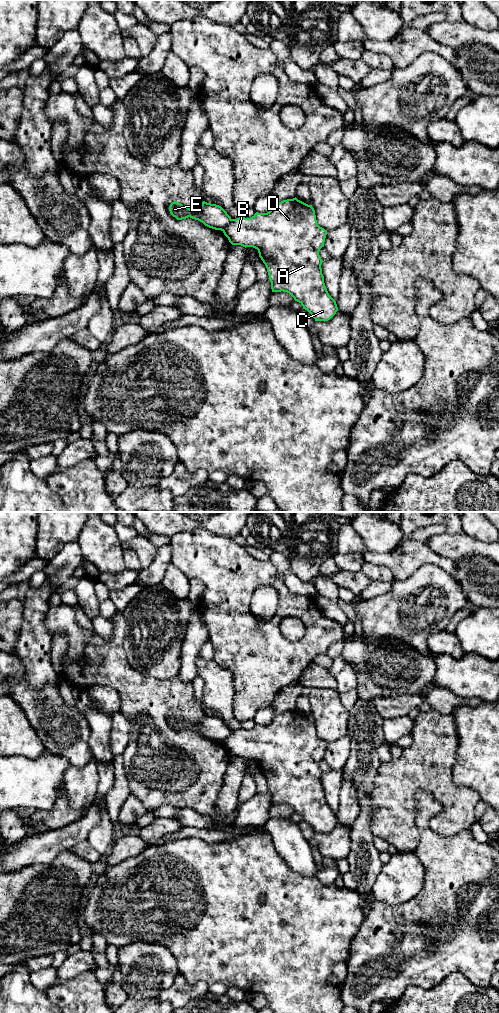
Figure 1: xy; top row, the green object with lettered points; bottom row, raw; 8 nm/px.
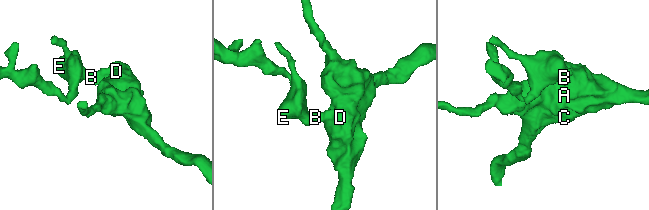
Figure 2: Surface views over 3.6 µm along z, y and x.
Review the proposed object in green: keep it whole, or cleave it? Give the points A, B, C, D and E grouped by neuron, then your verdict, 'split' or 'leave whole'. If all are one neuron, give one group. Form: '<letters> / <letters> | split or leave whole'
A B C D / E | split

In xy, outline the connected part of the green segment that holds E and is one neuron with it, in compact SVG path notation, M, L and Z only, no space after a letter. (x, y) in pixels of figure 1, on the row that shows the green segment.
M174 201L170 204L169 211L177 220L190 217L202 222L209 228L221 231L223 231L232 220L221 206L205 201L202 202L202 205L197 210L184 207L181 203Z

